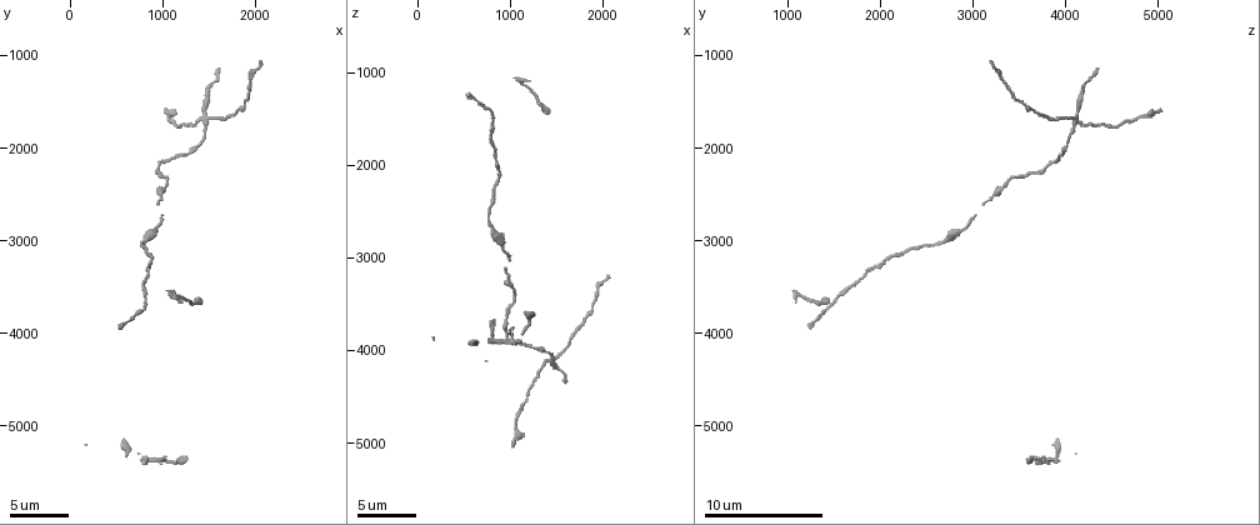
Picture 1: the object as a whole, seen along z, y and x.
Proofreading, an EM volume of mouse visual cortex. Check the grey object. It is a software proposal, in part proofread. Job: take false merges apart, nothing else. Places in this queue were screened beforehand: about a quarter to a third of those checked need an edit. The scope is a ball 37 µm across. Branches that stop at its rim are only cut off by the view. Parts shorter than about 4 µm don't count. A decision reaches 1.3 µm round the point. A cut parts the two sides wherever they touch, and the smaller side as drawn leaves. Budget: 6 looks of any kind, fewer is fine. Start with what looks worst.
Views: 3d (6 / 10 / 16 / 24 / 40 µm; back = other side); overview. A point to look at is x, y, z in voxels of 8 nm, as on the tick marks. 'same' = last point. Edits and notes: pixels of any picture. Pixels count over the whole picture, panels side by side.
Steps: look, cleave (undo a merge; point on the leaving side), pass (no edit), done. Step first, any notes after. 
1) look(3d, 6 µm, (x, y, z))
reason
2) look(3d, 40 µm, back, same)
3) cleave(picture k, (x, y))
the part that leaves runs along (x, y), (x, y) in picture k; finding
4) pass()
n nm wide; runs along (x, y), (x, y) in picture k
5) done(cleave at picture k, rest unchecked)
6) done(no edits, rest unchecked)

look(3d, 6 µm, (1500, 1700, 4100))

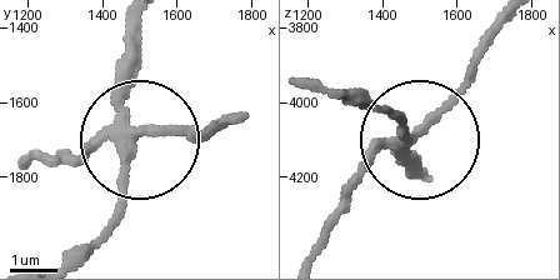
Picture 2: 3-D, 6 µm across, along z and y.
cleave(picture 2, (75, 163))
4 arms; two cells meet here

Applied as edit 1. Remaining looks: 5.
look(overview)

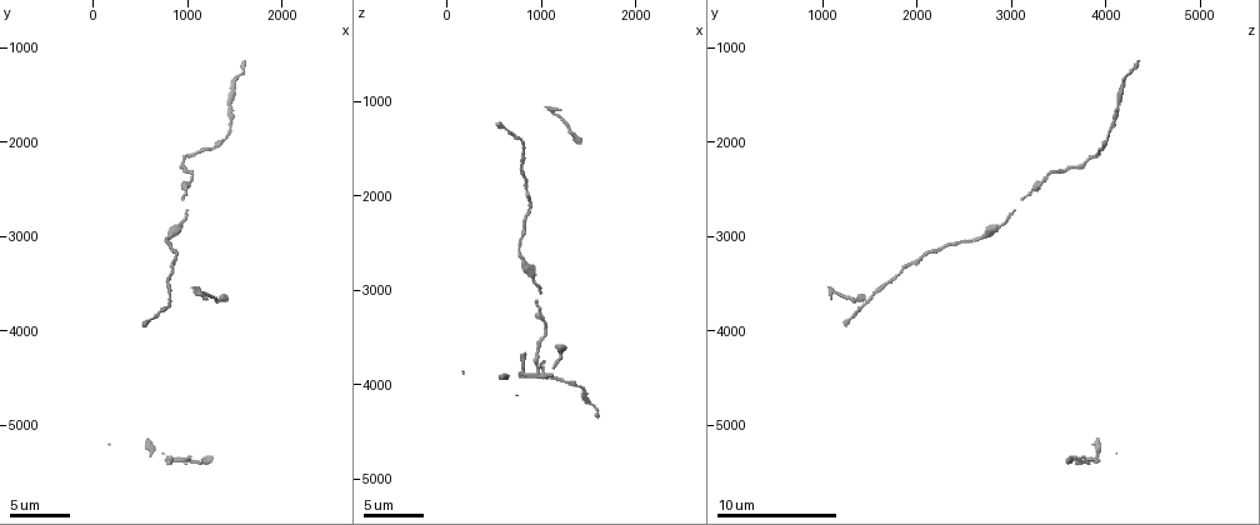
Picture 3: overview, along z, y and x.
look(3d, 16 µm, (900, 2880, 2900))

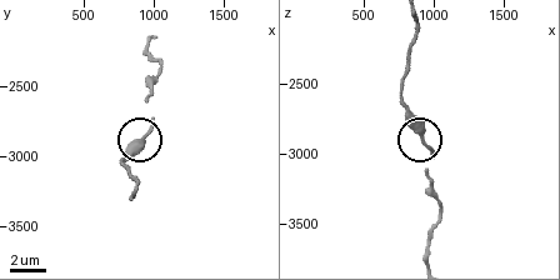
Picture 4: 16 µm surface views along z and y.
pass()
270 nm wide; all the same cell

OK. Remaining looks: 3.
look(3d, 10 µm, (1040, 2380, 3360))

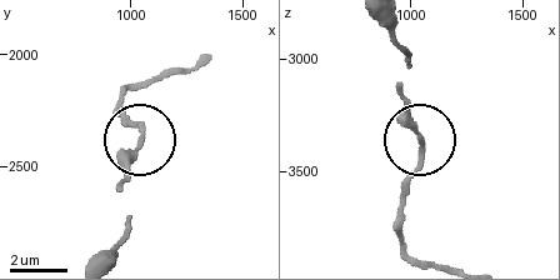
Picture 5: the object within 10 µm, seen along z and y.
look(3d, 10 µm, back, (1040, 2400, 3350))

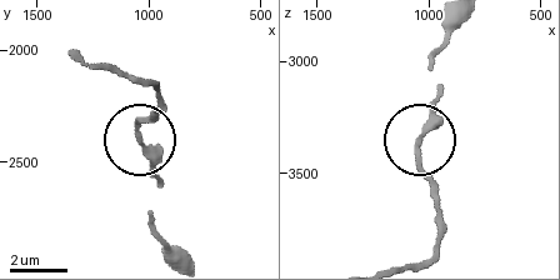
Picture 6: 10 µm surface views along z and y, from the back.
pass()
runs along (164, 244), (153, 218), (160, 186), (138, 131), (153, 111) in picture 6; all the same cell

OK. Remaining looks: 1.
done(cleave at picture 2, rest unchecked)

